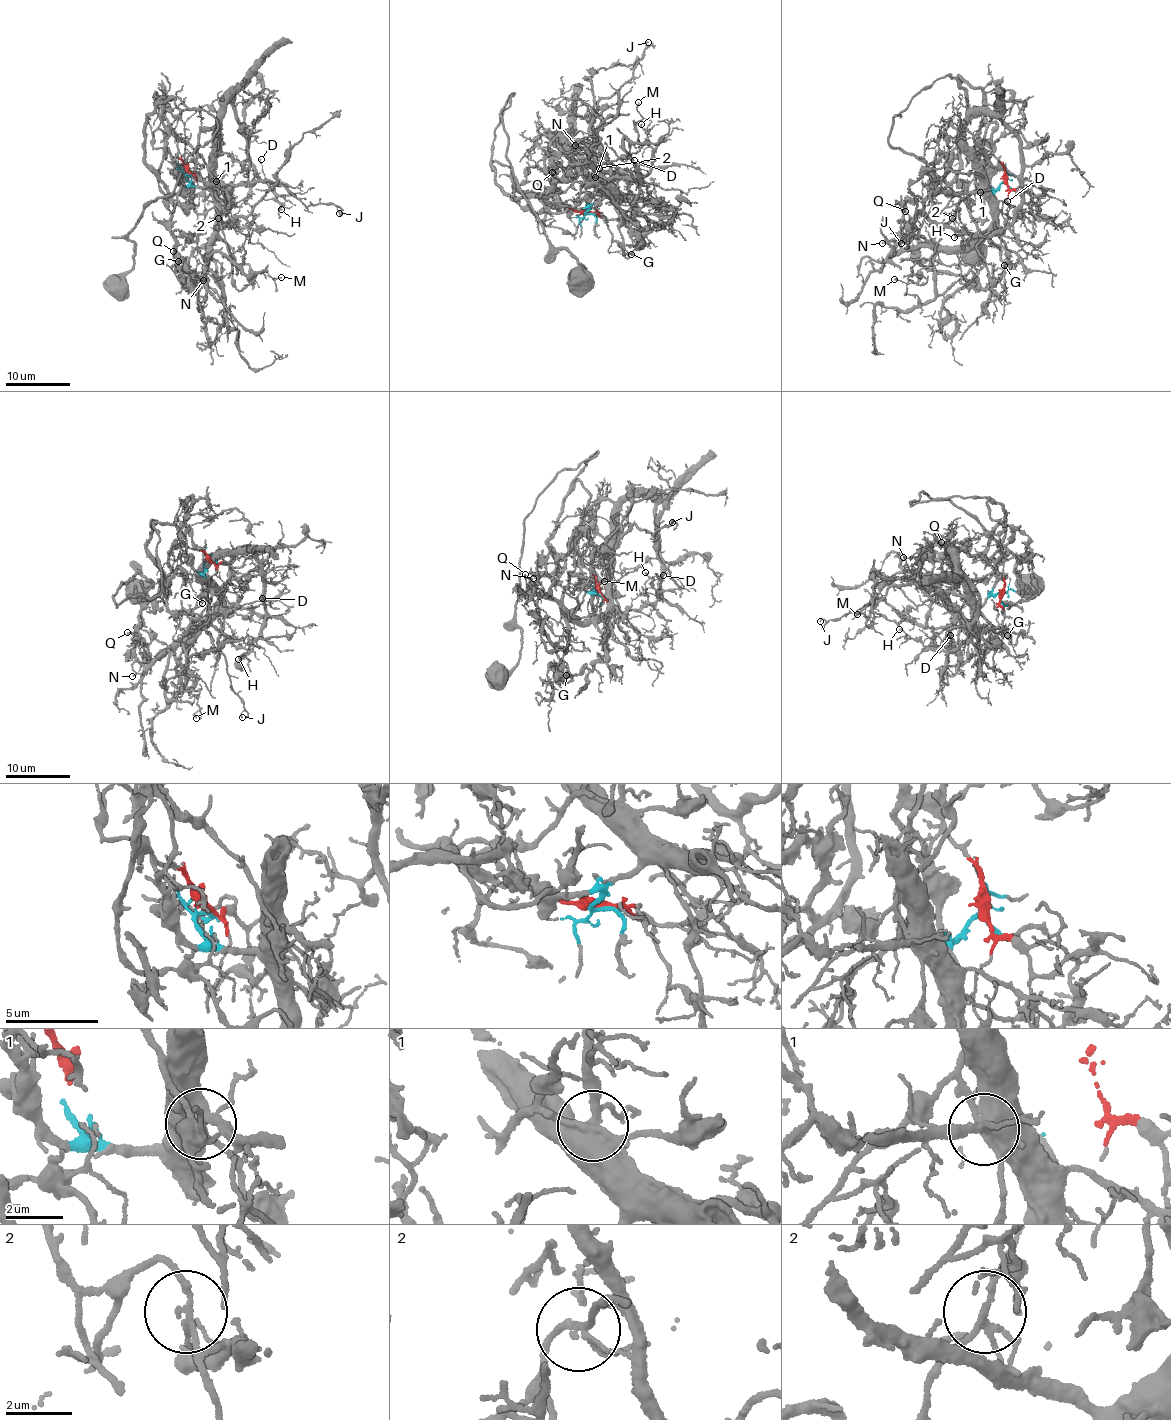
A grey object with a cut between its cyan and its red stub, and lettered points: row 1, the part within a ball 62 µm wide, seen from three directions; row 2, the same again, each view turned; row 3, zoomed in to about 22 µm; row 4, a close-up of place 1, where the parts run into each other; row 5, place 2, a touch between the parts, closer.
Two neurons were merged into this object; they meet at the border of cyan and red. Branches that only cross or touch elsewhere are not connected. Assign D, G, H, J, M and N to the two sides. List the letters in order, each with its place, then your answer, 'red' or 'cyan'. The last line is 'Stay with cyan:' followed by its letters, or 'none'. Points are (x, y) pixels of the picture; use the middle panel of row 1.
D: at (634, 160); cyan
G: at (631, 254); red
H: at (641, 124); cyan
J: at (648, 42); cyan
M: at (638, 102); red
N: at (575, 145); cyan
Stay with cyan: D, H, J, N

